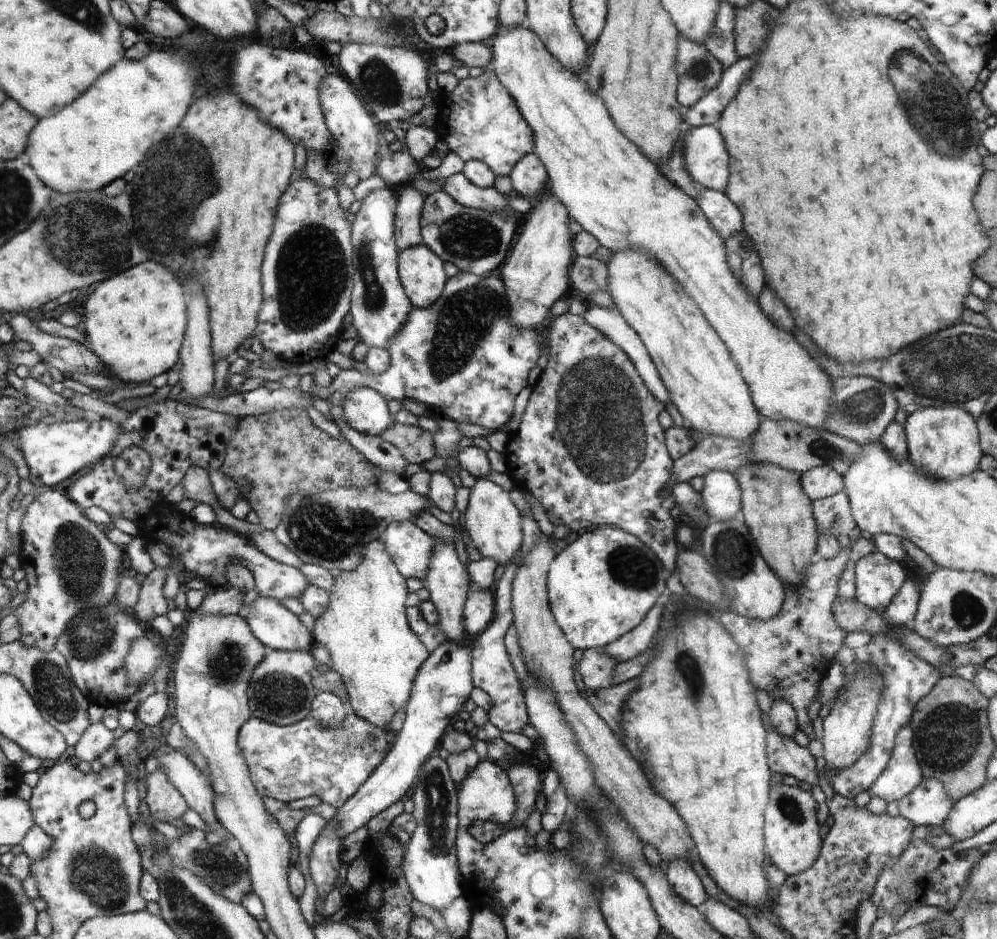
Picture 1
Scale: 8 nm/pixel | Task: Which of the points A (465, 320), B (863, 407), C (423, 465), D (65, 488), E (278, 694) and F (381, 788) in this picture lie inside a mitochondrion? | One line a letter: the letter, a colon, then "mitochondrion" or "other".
A: mitochondrion
B: mitochondrion
C: other
D: other
E: mitochondrion
F: other

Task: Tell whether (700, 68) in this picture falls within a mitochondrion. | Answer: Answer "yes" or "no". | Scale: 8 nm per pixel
yes

